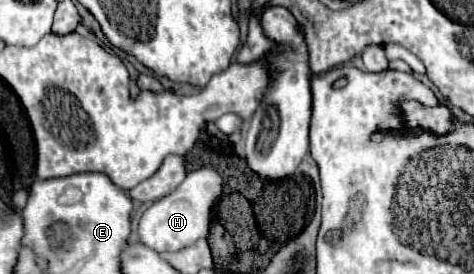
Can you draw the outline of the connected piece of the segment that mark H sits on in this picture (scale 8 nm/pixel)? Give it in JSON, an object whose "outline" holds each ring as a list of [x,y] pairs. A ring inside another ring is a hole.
{"outline":[[[200,168],[188,172],[184,182],[174,192],[152,202],[144,210],[138,222],[140,240],[156,252],[178,252],[194,244],[198,238],[206,238],[210,228],[210,210],[220,196],[222,196],[222,178],[218,176],[216,170]]]}

